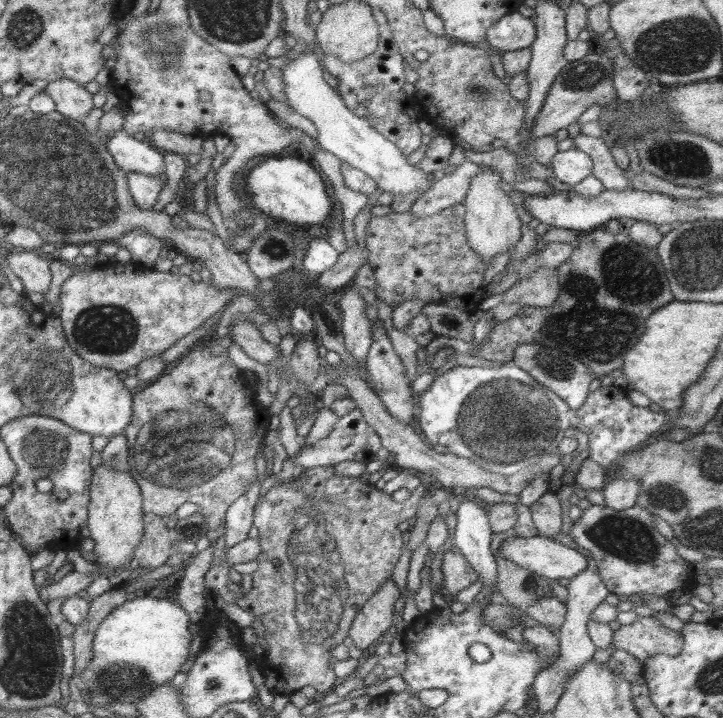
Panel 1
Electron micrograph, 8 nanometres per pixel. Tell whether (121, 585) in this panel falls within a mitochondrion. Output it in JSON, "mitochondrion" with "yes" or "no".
{"mitochondrion":"no"}

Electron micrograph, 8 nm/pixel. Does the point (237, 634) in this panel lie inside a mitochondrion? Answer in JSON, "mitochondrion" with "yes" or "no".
{"mitochondrion":"no"}

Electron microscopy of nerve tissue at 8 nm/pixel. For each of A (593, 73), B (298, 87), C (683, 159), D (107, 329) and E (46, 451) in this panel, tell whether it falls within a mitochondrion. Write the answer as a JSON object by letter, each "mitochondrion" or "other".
{"A":"mitochondrion","B":"other","C":"mitochondrion","D":"mitochondrion","E":"mitochondrion"}

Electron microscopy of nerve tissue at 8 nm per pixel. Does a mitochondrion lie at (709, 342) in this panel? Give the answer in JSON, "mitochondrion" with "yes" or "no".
{"mitochondrion":"no"}

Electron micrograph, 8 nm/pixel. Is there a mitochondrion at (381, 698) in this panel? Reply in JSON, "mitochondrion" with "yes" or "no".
{"mitochondrion":"no"}

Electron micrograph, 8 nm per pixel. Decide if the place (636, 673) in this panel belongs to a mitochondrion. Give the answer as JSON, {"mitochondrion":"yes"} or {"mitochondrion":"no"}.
{"mitochondrion":"no"}

